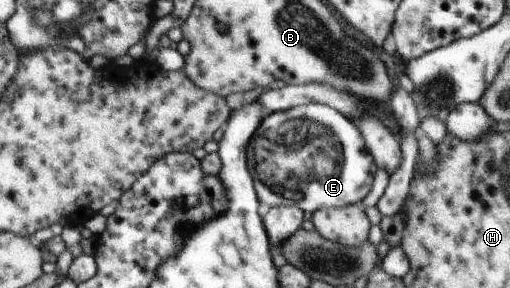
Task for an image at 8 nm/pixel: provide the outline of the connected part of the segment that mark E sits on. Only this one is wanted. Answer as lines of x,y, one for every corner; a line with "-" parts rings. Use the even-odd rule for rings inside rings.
314,103
273,112
271,115
264,118
260,126
254,131
253,139
250,139
249,165
250,172
256,180
256,191
257,196
260,197
260,203
268,205
270,208
279,207
282,206
283,198
286,198
296,201
300,204
302,209
305,211
310,210
311,212
318,211
322,208
344,208
351,204
360,205
364,197
370,192
374,174
377,170
377,163
373,159
372,153
365,147
365,141
362,140
361,133
357,129
357,125
354,121
349,120
348,117
344,116
336,109
331,109
328,105

